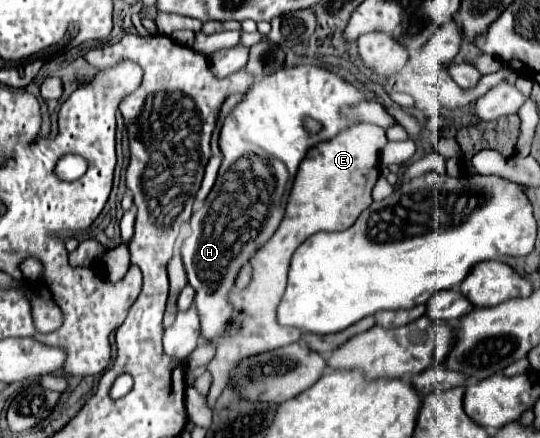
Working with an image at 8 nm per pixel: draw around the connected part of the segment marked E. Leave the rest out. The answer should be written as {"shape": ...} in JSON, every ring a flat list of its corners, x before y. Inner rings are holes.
{"shape":[[357,124,309,150,297,170,293,192,289,196,289,206,285,210,281,226,277,228,273,238,253,256,251,284,235,296,231,294,231,302,237,310,237,314,233,316,233,330,229,330,229,338,221,338,215,358,207,364,207,370,213,376,209,408,213,408,215,400,227,386,233,368,241,360,267,350,277,350,301,338,299,330,277,326,275,320,275,308,281,302,281,296,287,286,287,270,291,256,299,248,299,244,305,242,309,236,317,234,319,230,345,230,359,218,365,208,371,206,371,190,379,178,379,150,385,144,387,138,383,128,375,124]]}

